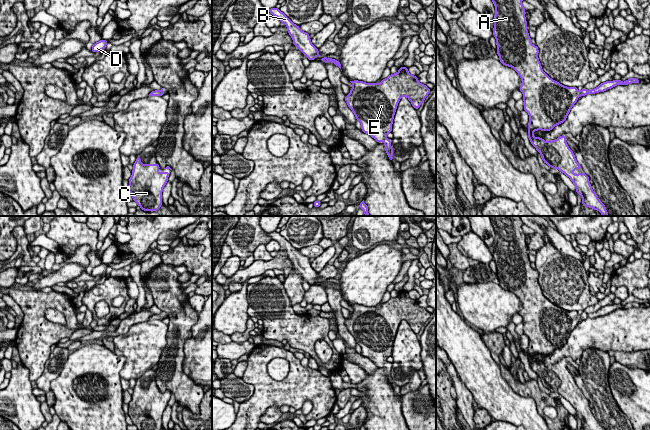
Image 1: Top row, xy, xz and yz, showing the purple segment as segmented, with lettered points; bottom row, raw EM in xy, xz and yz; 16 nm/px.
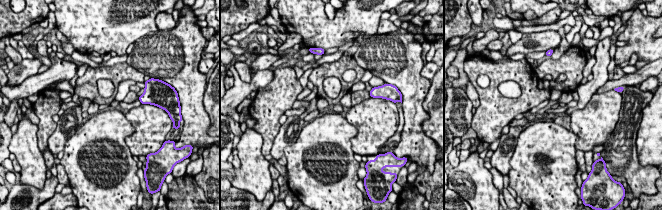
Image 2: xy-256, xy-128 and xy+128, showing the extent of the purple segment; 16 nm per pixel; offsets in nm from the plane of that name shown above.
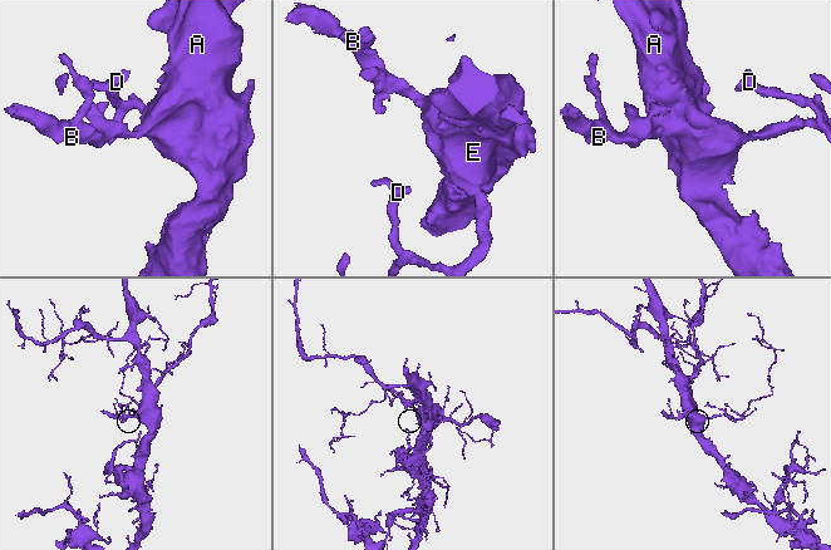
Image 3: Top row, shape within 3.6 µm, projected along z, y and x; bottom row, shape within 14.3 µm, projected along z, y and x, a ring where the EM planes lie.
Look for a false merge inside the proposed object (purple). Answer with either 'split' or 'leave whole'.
leave whole

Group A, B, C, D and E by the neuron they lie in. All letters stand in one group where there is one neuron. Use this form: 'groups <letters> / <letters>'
groups A B C D E

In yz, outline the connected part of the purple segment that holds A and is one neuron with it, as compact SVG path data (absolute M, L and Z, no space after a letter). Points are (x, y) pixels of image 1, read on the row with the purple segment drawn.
M492 0L495 6L493 35L496 39L497 54L499 61L508 67L513 68L521 78L522 85L519 90L523 94L524 111L529 114L528 138L530 143L540 153L544 163L550 168L558 169L564 173L576 186L576 193L582 198L584 207L593 208L601 213L602 216L609 216L606 206L600 201L597 194L593 191L586 173L574 174L575 169L582 169L577 162L573 151L569 148L565 134L555 140L546 142L540 137L534 137L533 133L537 130L551 131L556 125L563 123L574 104L580 96L587 94L595 94L604 92L617 85L628 85L632 83L639 84L637 78L627 79L625 82L620 80L606 81L598 87L587 90L583 88L581 91L577 87L567 87L550 78L543 70L538 58L539 49L531 43L531 38L527 30L526 11L522 5L523 0Z

